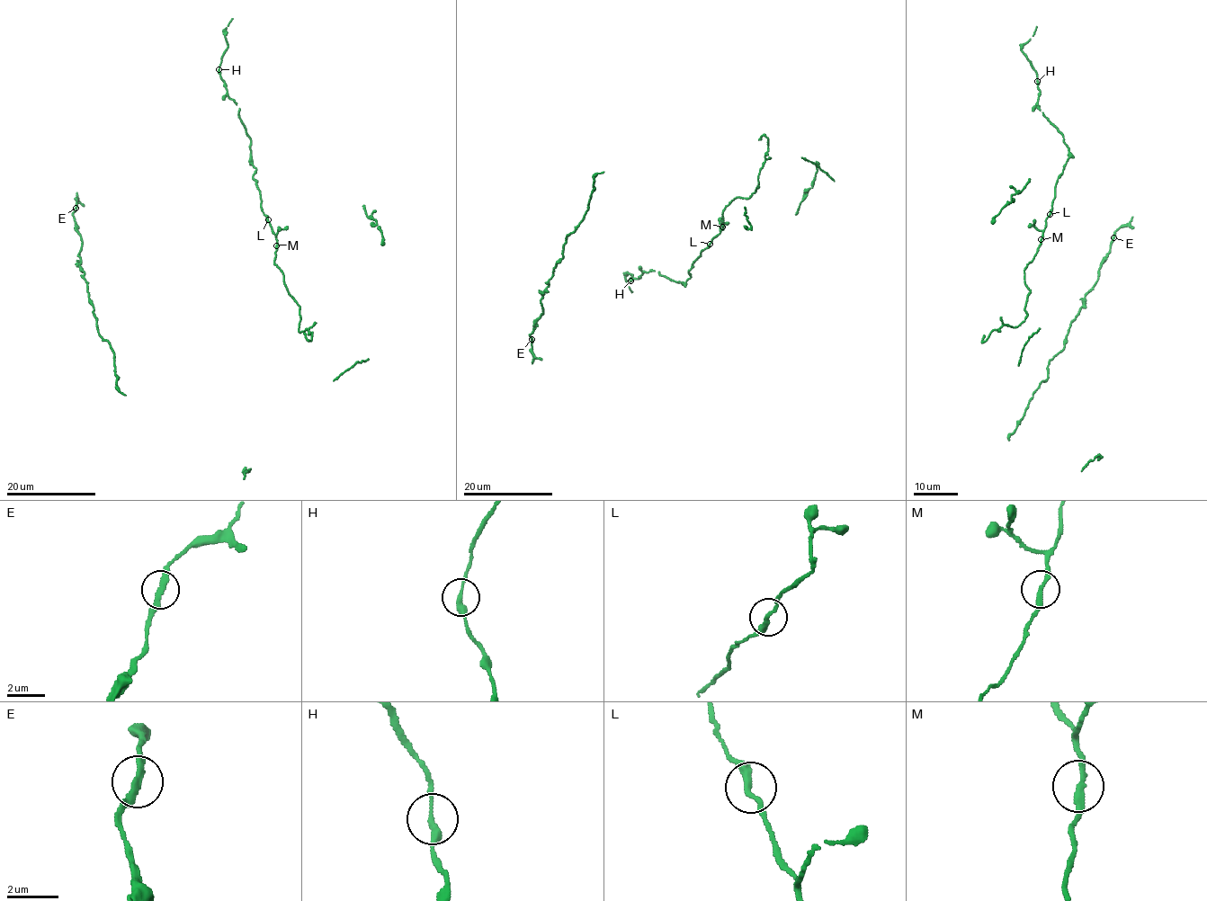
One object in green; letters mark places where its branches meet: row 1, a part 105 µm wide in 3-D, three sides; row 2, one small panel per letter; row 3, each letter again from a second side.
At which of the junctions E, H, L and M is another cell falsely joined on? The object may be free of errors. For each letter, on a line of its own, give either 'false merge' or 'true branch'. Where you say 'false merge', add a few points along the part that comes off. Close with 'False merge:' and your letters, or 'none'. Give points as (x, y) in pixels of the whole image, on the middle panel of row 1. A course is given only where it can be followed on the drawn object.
E: true branch
H: true branch
L: true branch
M: true branch
False merge: none

